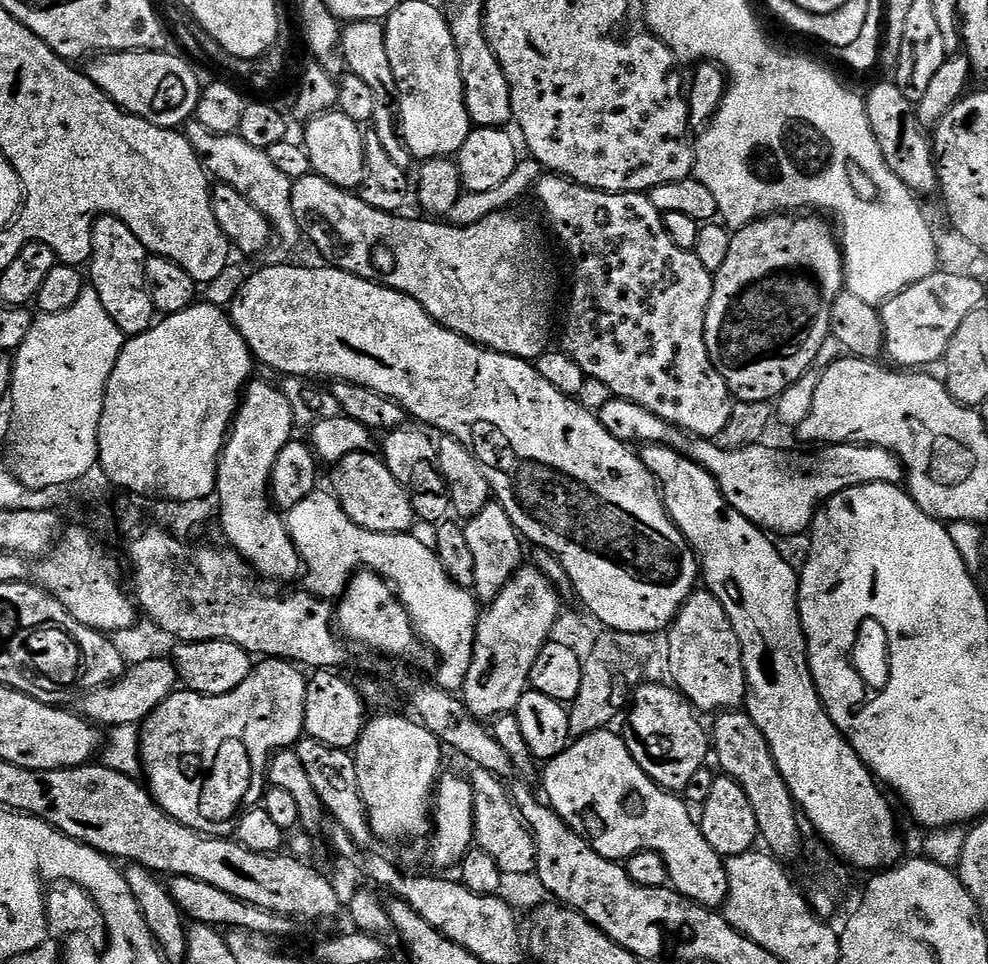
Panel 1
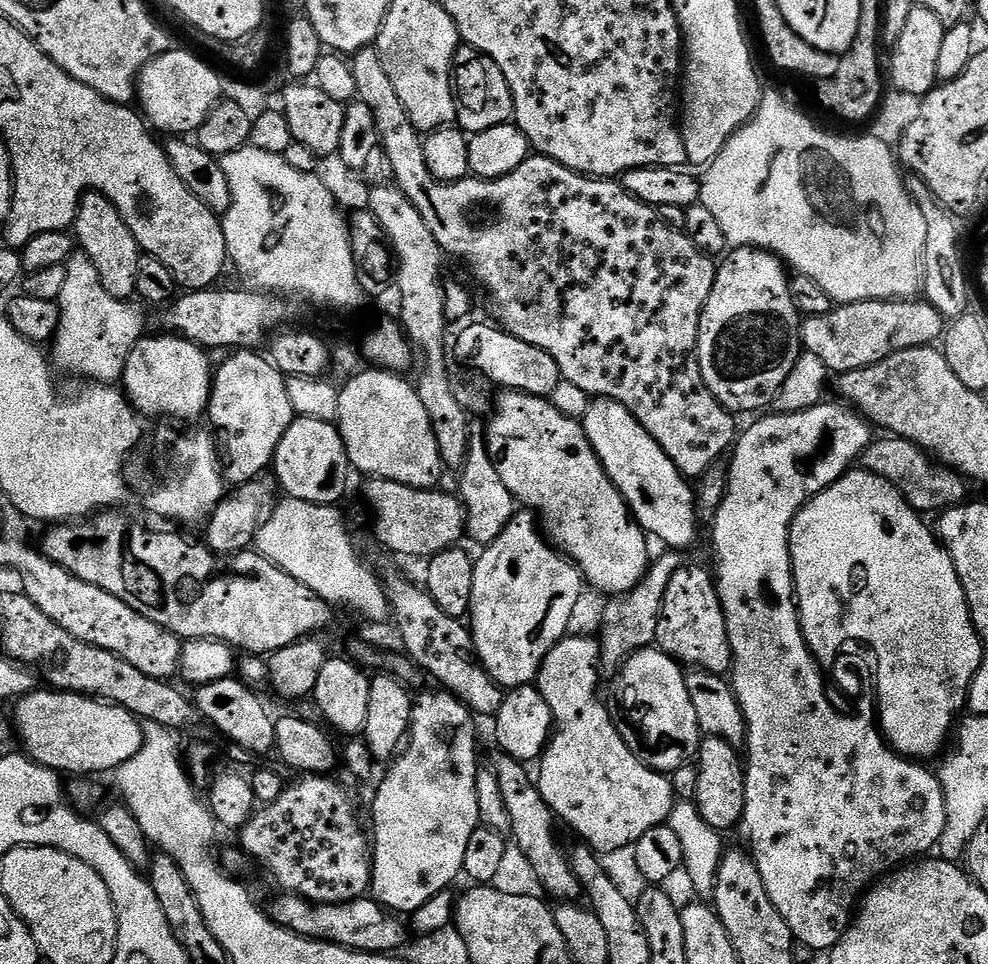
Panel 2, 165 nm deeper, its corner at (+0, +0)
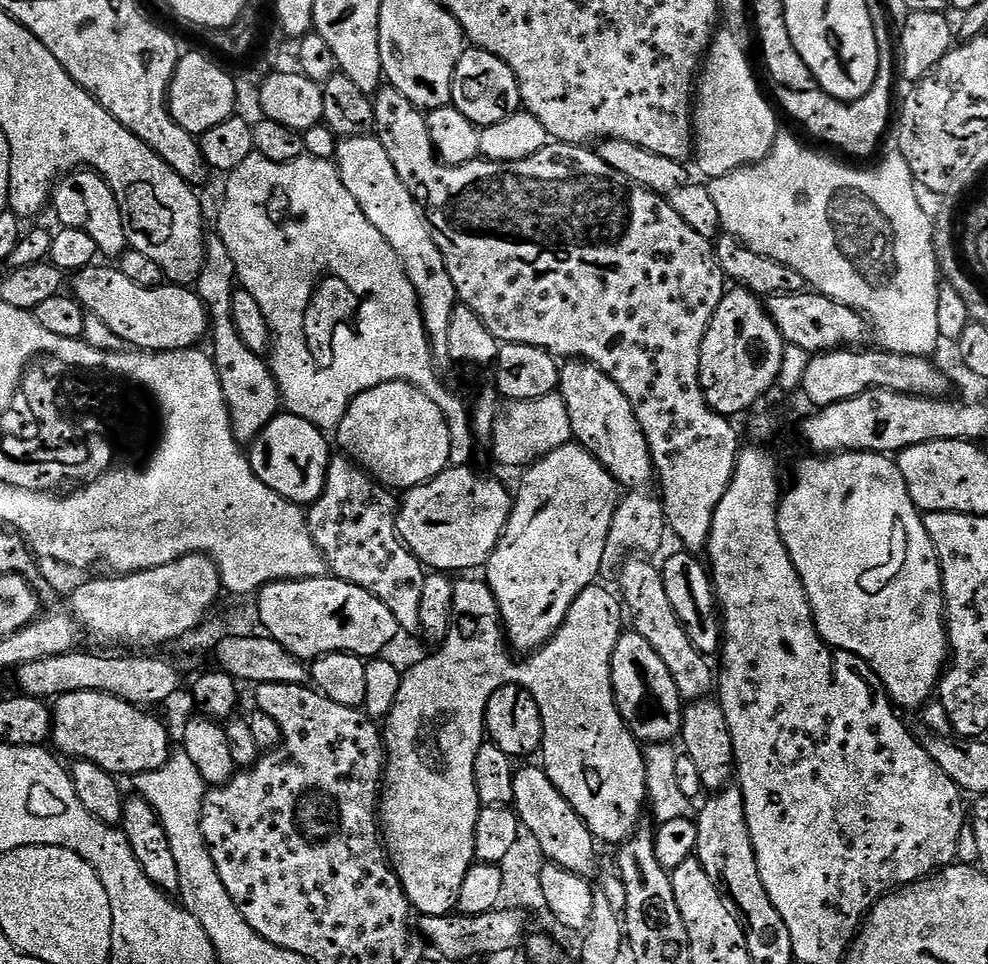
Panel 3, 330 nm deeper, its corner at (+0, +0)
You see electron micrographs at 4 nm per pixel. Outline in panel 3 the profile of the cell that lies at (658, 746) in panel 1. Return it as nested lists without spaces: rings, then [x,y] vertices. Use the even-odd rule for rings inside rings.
[[[634,630],[621,631],[614,646],[612,689],[620,717],[637,741],[645,745],[667,744],[679,737],[684,708],[678,686],[674,686],[674,678],[670,678],[666,662],[658,658],[658,650],[654,650],[654,646]]]

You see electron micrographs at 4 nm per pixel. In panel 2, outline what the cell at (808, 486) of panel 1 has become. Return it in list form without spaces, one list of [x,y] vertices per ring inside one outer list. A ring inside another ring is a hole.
[[[884,434],[873,439],[862,457],[863,471],[878,474],[878,478],[886,478],[908,500],[911,508],[921,514],[939,513],[945,508],[965,503],[969,485],[959,475],[945,470],[933,457],[929,456],[919,444],[913,440],[905,440],[902,436]]]

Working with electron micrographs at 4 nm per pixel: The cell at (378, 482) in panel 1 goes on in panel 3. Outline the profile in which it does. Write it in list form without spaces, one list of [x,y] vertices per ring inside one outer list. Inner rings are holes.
[[[449,466],[441,470],[430,482],[409,487],[408,492],[398,504],[396,513],[396,529],[400,538],[411,552],[420,559],[425,569],[435,570],[437,573],[468,574],[471,568],[483,569],[487,565],[490,554],[500,541],[504,527],[512,513],[511,491],[507,492],[502,485],[490,477],[475,476],[473,469],[468,466]]]

